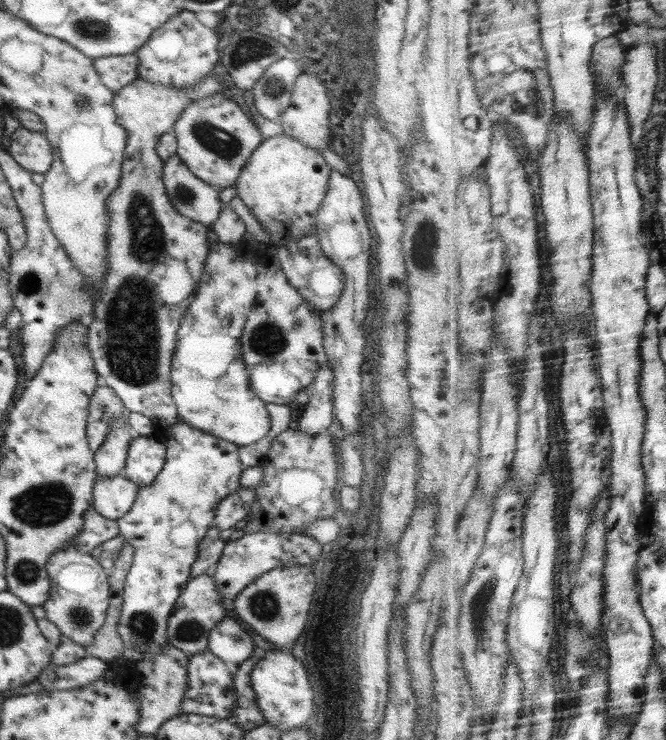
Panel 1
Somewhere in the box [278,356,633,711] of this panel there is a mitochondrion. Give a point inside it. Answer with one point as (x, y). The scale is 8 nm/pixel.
(481, 603)

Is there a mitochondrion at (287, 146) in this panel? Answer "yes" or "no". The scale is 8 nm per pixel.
no

